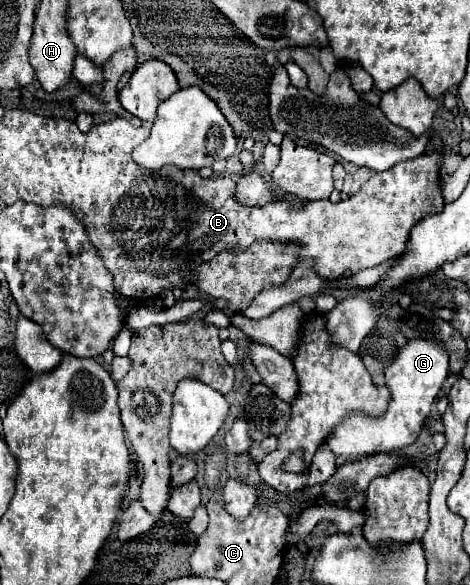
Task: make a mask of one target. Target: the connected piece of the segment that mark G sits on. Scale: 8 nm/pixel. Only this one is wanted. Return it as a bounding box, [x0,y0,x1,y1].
[325,339,449,459]

